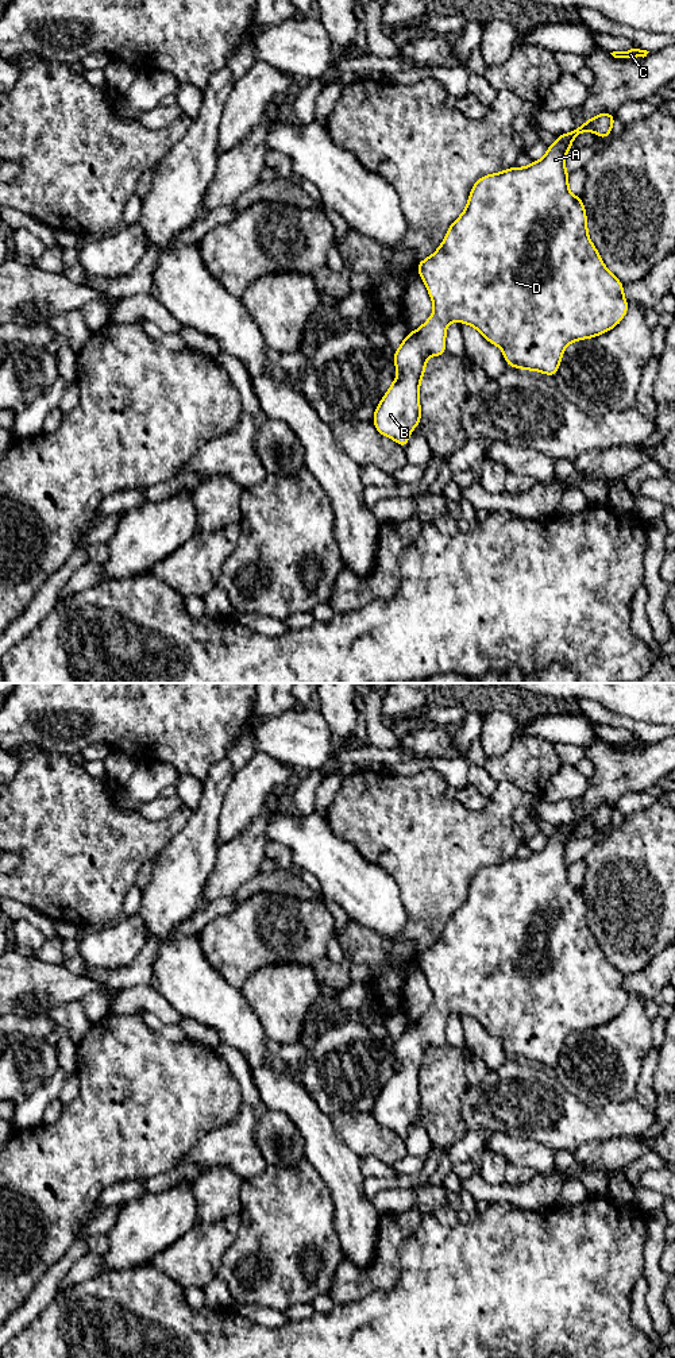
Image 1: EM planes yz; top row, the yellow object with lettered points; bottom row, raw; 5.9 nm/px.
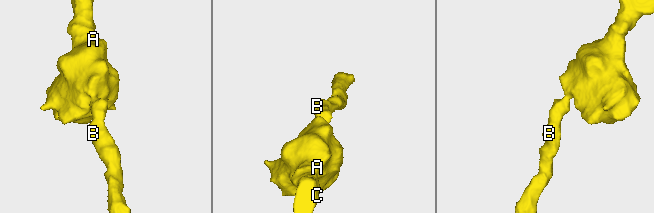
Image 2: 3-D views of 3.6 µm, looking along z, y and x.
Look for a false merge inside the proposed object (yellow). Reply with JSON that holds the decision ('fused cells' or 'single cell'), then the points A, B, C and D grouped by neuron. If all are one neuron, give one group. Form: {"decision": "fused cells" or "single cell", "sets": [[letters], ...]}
{"decision": "single cell", "sets": [["A", "B", "C", "D"]]}

